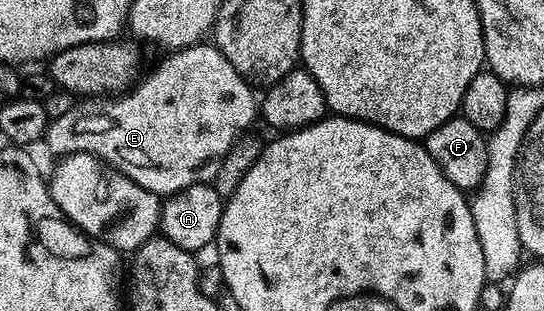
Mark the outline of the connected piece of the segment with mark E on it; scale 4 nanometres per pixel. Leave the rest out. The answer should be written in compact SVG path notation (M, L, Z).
M201 41L194 44L193 47L182 47L173 50L152 72L145 74L127 93L121 94L119 97L88 97L83 101L77 101L70 109L70 113L65 113L63 117L51 120L48 125L48 134L46 136L46 144L50 150L56 154L56 157L65 155L77 155L78 153L86 153L94 155L101 163L109 168L117 167L115 170L119 174L130 177L138 185L142 185L142 189L153 191L154 194L167 197L176 195L182 189L192 187L196 183L211 184L216 178L218 169L222 165L222 161L226 157L226 153L230 149L230 145L234 145L236 138L249 130L248 127L255 119L258 119L258 95L255 95L253 84L249 83L238 73L238 69L234 69L234 65L230 65L230 61L226 61L226 57L221 53L219 47L209 45L207 42Z

